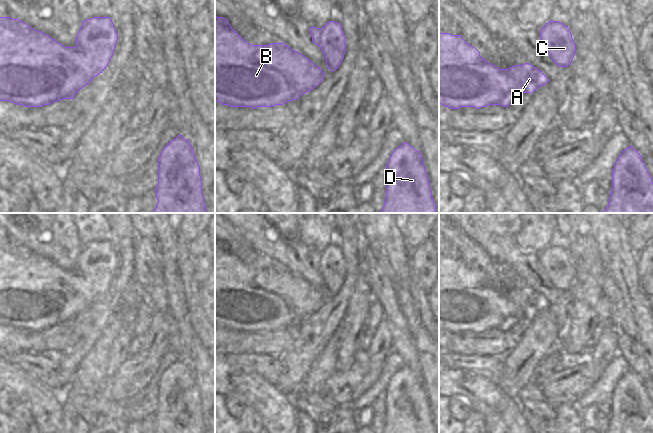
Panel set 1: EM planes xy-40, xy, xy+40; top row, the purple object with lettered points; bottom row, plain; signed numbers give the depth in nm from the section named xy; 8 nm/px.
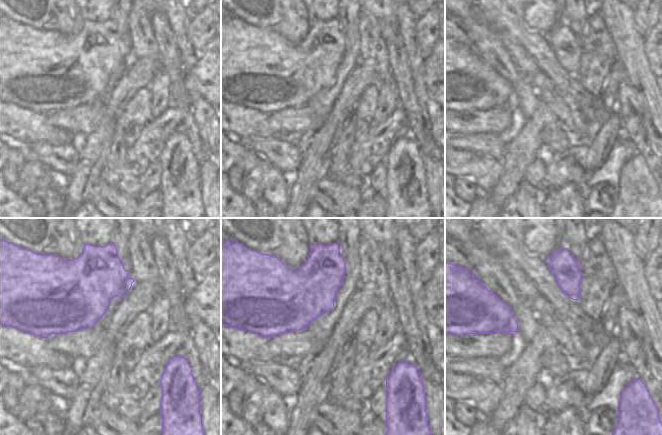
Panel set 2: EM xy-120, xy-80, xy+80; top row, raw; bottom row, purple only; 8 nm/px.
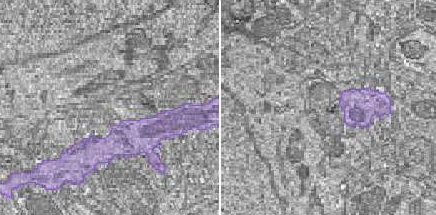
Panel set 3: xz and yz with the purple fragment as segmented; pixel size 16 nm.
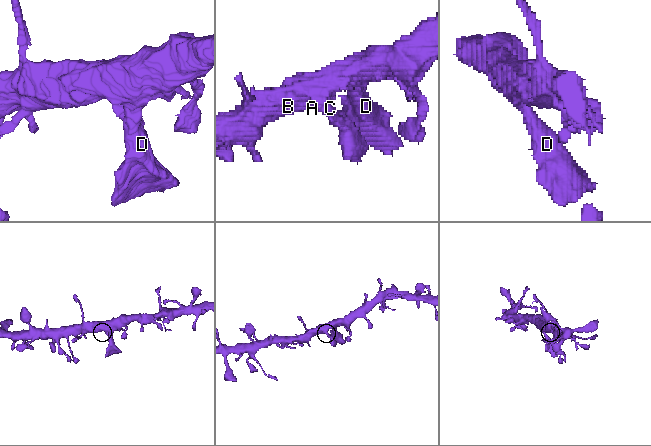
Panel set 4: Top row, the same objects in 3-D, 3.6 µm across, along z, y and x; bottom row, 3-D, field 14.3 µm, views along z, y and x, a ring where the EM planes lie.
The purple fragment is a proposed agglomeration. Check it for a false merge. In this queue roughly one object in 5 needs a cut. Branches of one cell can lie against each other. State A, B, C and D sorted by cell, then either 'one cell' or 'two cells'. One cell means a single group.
A B C D; one cell

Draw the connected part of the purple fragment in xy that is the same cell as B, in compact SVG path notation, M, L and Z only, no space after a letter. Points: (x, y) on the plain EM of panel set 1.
M215 240L215 325L231 331L273 331L298 323L317 311L326 298L283 267L251 269L223 241Z

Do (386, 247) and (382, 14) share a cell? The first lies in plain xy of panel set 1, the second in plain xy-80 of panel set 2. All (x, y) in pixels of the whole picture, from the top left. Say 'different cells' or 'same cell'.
same cell

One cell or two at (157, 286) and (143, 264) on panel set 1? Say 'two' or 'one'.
one

